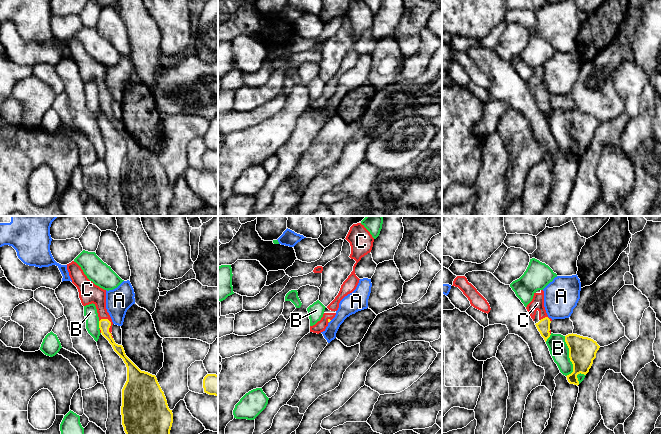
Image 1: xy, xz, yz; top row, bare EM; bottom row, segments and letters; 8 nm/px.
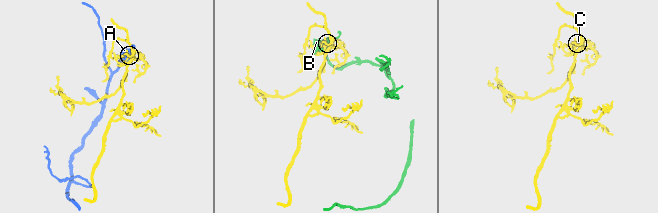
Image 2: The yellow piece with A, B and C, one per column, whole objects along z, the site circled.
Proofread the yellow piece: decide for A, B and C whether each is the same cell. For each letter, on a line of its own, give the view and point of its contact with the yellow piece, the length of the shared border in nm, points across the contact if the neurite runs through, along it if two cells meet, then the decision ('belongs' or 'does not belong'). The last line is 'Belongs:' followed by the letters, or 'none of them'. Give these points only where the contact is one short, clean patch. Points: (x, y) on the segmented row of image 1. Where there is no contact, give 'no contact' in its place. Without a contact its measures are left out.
A: no contact; does not belong
B: meets yellow in yz at (569, 357); contact 320 nm long; does not belong
C: meets yellow in xy at (110, 325); contact 190 nm long; runs through xy (104, 324), (110, 325), (102, 313), (98, 297); belongs
Belongs: C

